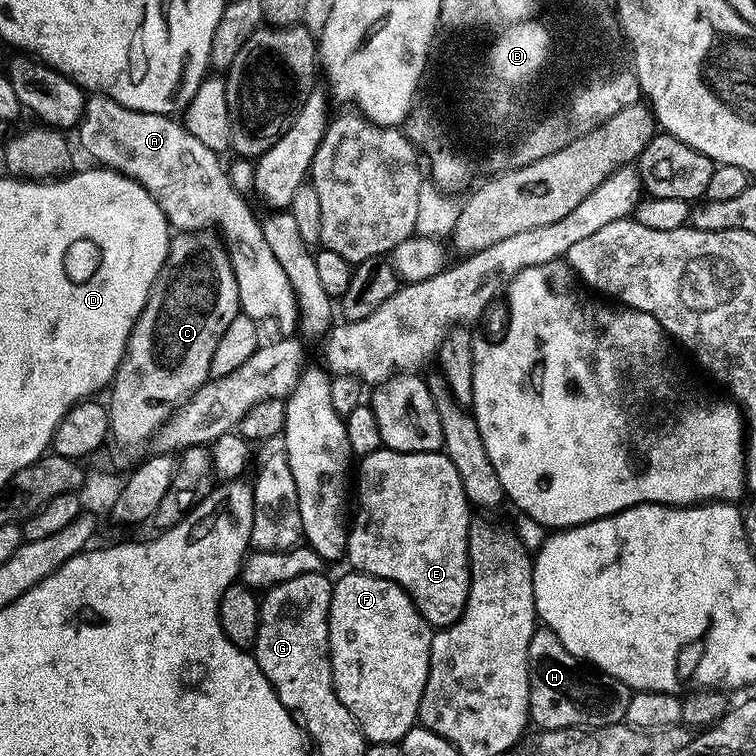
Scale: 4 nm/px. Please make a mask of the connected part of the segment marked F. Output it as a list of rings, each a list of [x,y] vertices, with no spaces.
[[[348,570],[340,581],[337,579],[333,583],[328,615],[328,657],[332,660],[334,690],[342,706],[346,706],[358,722],[365,741],[396,744],[417,723],[430,666],[433,631],[432,625],[416,609],[408,591],[393,580]]]

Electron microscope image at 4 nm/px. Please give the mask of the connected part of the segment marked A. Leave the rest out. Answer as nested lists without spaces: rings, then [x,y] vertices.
[[[99,94],[89,95],[87,99],[85,99],[84,112],[80,116],[80,122],[78,125],[78,133],[79,132],[80,132],[80,144],[82,147],[85,148],[86,151],[89,152],[90,155],[93,156],[94,159],[96,159],[93,161],[95,161],[97,165],[100,165],[106,168],[112,168],[115,172],[121,172],[123,176],[131,176],[133,180],[137,180],[137,182],[140,183],[140,185],[142,185],[143,188],[146,189],[146,191],[148,191],[150,195],[152,195],[152,197],[154,198],[154,202],[158,202],[158,206],[162,210],[162,214],[168,220],[169,225],[171,225],[171,227],[175,229],[176,232],[199,232],[201,230],[212,230],[212,229],[218,230],[219,235],[222,237],[223,243],[227,247],[228,255],[232,257],[232,269],[234,270],[234,278],[238,282],[238,298],[240,299],[241,313],[244,313],[245,315],[250,317],[252,320],[255,320],[257,322],[264,322],[264,320],[273,320],[273,322],[276,323],[277,326],[280,327],[282,331],[284,331],[284,332],[281,332],[284,334],[292,334],[297,331],[298,325],[300,323],[300,307],[296,304],[296,295],[294,294],[294,290],[290,286],[290,278],[286,278],[286,270],[282,270],[281,264],[278,263],[278,258],[274,258],[274,254],[270,250],[270,246],[267,244],[266,238],[262,238],[262,230],[260,229],[260,220],[258,219],[258,216],[255,216],[255,214],[252,213],[251,206],[248,205],[246,201],[244,201],[244,200],[247,200],[245,198],[245,195],[243,193],[240,193],[239,190],[236,189],[235,186],[233,186],[232,179],[228,177],[225,165],[223,166],[220,165],[221,157],[218,155],[217,152],[215,152],[214,150],[210,150],[210,146],[202,146],[202,142],[198,142],[198,138],[194,138],[194,134],[190,134],[188,132],[188,129],[184,127],[183,123],[181,123],[179,119],[173,118],[172,116],[163,116],[162,114],[154,114],[153,112],[143,112],[142,110],[130,110],[126,106],[122,106],[118,102],[114,102],[112,99],[109,98],[109,96],[102,96]]]

